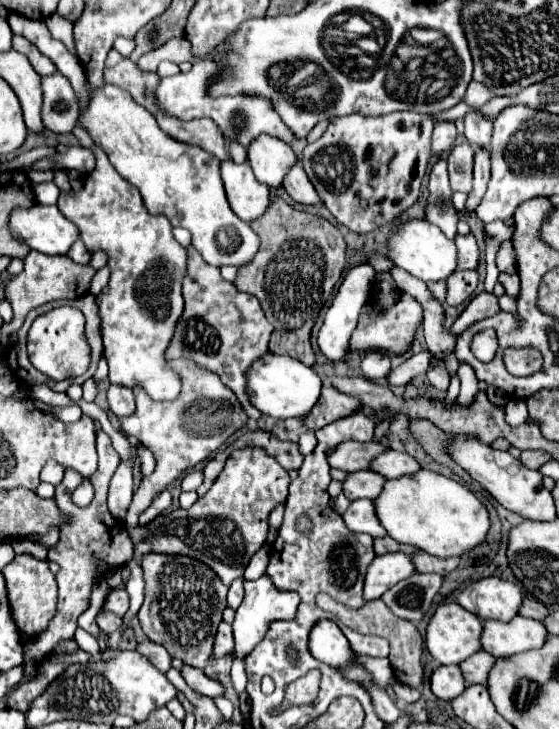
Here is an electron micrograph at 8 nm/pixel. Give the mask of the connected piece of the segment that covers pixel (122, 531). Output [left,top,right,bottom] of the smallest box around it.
[24,430,134,662]

